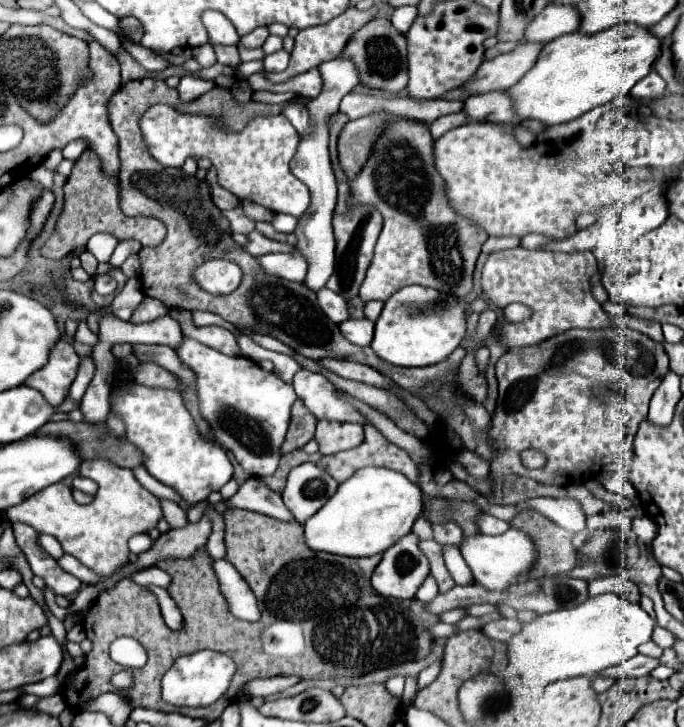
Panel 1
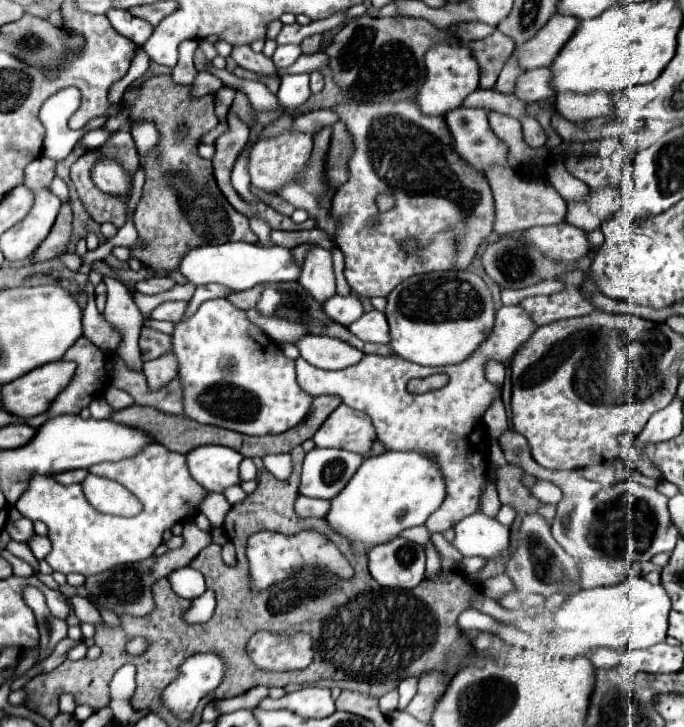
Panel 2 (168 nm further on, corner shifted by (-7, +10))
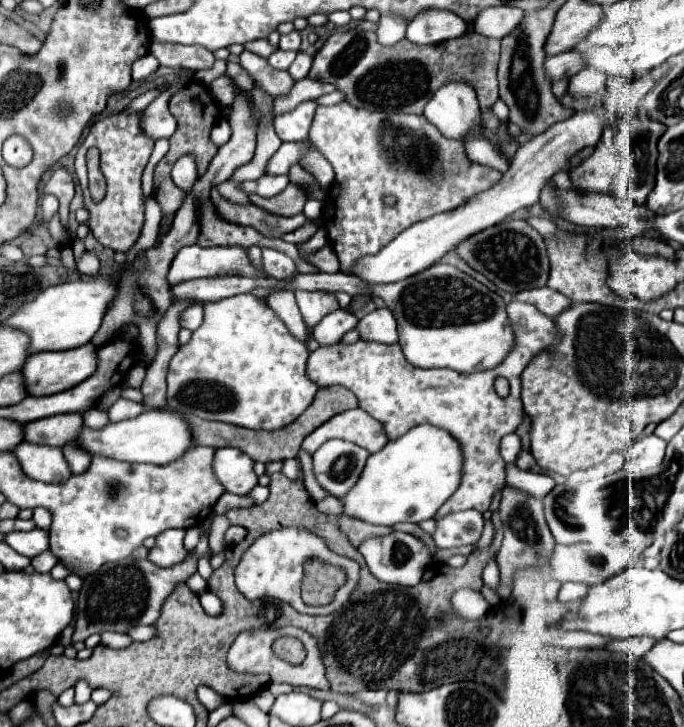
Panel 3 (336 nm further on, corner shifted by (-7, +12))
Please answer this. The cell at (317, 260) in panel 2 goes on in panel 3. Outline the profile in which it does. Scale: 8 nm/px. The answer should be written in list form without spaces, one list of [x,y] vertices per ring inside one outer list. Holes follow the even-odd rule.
[[[295,292],[295,298],[297,298],[297,304],[299,304],[299,310],[303,314],[303,322],[307,326],[307,332],[309,332],[309,338],[307,338],[307,346],[309,350],[317,350],[319,344],[317,340],[313,338],[313,328],[329,314],[329,312],[335,312],[339,308],[339,302],[333,294],[327,294],[327,292]]]

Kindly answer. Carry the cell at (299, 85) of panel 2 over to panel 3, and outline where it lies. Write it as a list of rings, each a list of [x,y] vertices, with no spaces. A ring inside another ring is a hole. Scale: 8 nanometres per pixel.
[[[297,52],[297,58],[295,58],[295,62],[289,66],[289,74],[295,78],[295,80],[301,80],[301,78],[305,78],[307,76],[307,72],[309,72],[309,68],[311,68],[311,56],[309,54],[305,54],[305,52]]]

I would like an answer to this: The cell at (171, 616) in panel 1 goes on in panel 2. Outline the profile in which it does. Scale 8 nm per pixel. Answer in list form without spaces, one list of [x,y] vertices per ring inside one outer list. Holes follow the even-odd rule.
[[[207,590],[203,596],[199,596],[191,602],[191,606],[183,614],[183,620],[187,620],[189,624],[207,622],[213,616],[213,610],[215,610],[215,594],[211,590]]]

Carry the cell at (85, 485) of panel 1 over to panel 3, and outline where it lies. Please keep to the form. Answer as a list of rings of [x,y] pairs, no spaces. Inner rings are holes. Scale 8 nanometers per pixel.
[[[23,440],[13,448],[13,454],[27,478],[39,482],[63,482],[71,476],[61,448],[31,444]]]

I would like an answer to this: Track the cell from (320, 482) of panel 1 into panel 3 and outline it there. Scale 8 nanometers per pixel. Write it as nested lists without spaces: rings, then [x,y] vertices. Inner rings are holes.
[[[329,440],[313,456],[313,472],[317,482],[335,498],[345,494],[357,484],[369,452],[347,440]]]

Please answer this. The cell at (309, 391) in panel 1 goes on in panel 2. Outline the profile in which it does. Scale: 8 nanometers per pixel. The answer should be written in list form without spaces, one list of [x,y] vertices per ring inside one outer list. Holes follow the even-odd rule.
[[[501,306],[495,314],[493,330],[461,364],[423,368],[399,358],[397,354],[391,358],[365,354],[359,364],[333,372],[315,368],[307,360],[297,358],[297,382],[311,396],[335,394],[349,408],[365,412],[373,420],[377,438],[383,440],[389,450],[415,450],[437,462],[447,486],[447,496],[443,504],[427,518],[425,526],[431,532],[445,532],[453,528],[455,522],[477,512],[483,480],[487,474],[488,441],[481,416],[497,396],[497,388],[485,380],[483,364],[489,358],[495,358],[503,364],[509,362],[517,348],[531,336],[531,332],[535,332],[535,328],[537,326],[531,322],[531,318],[527,318],[521,306]],[[435,372],[449,374],[449,384],[425,394],[411,394],[407,390],[407,382],[411,378],[425,378]]]

